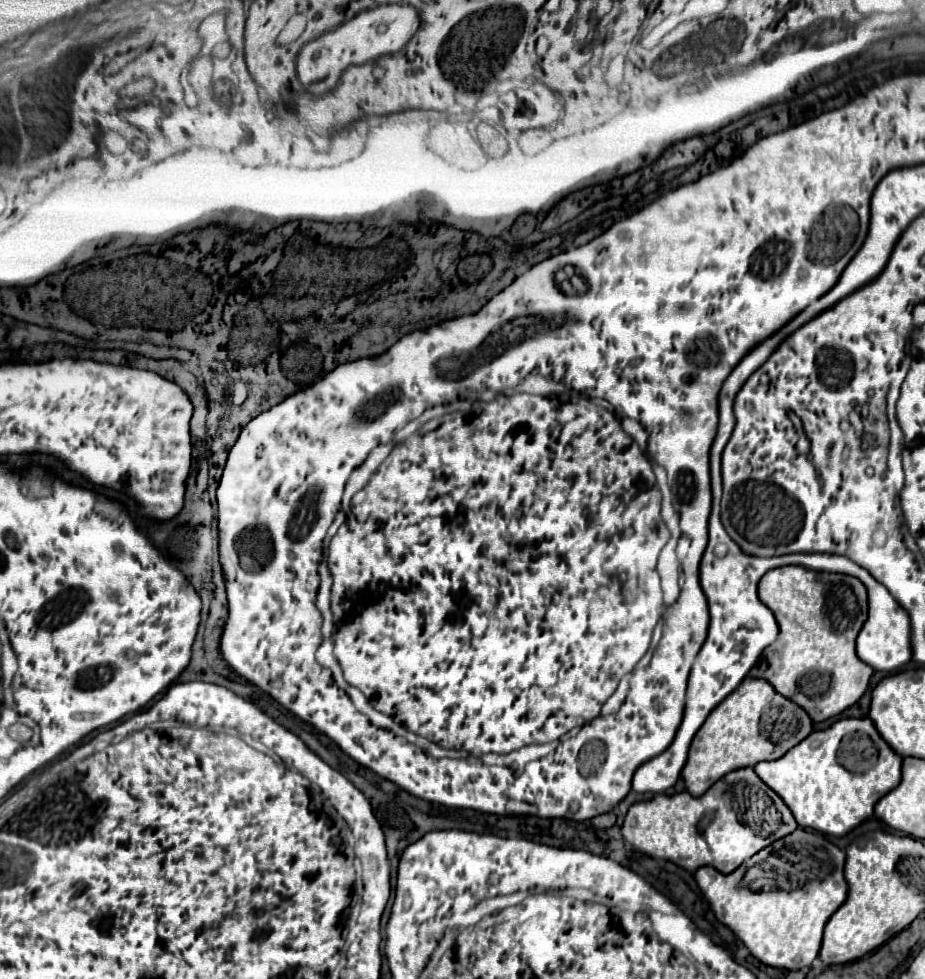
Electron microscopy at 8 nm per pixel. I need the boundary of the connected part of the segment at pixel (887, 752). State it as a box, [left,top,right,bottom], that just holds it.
[755,718,903,836]

